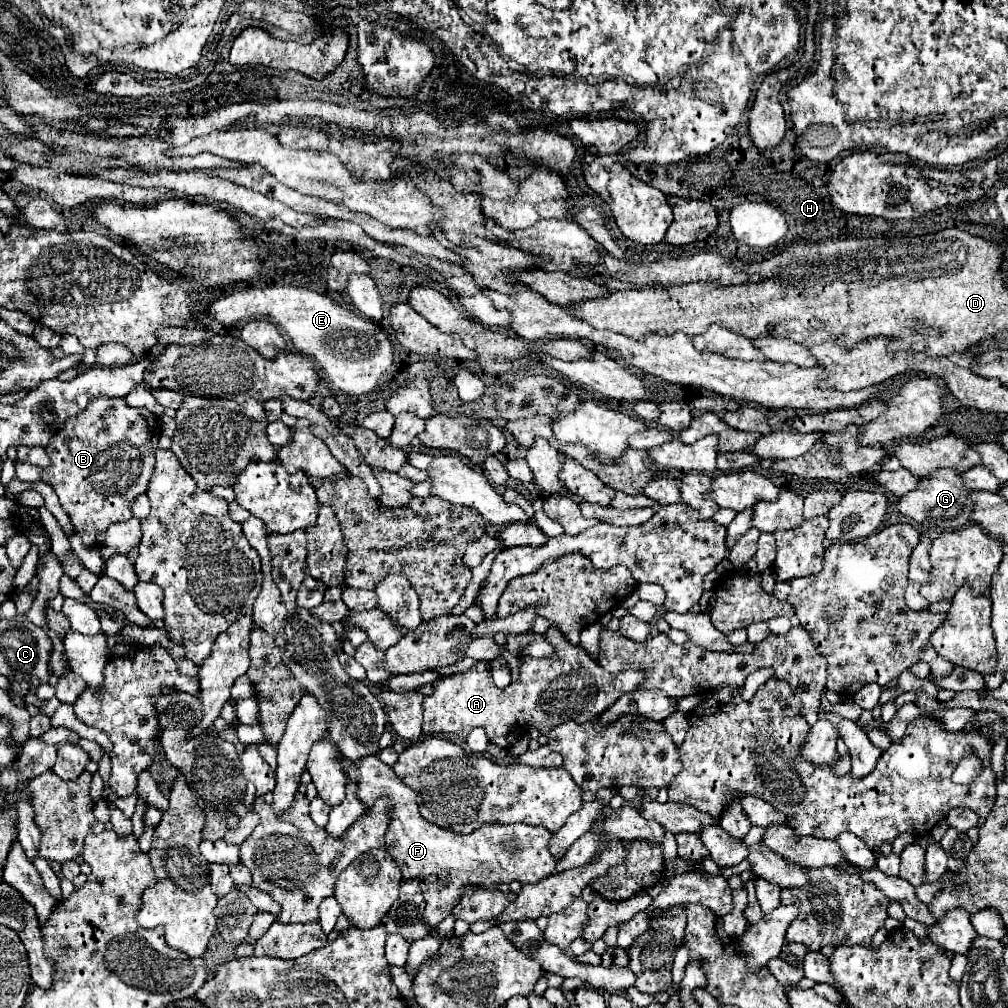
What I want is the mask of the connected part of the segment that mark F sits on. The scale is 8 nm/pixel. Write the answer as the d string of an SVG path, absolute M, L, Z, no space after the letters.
M369 756L357 764L345 762L345 770L349 780L359 784L357 796L363 800L365 808L373 806L379 796L391 798L391 824L385 834L387 850L393 862L399 866L403 878L419 878L421 888L427 900L425 920L431 928L443 922L453 906L459 902L463 888L469 884L481 884L485 888L497 888L499 882L529 882L535 884L553 874L557 866L557 858L549 850L549 838L553 836L543 826L529 824L491 824L481 826L473 834L457 834L453 830L439 828L427 822L419 814L419 806L415 800L415 792L405 786L391 770L391 766L383 764L377 756Z

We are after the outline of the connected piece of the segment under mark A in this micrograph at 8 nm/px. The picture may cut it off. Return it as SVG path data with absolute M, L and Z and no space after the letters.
M547 630L545 638L549 638L549 642L553 642L553 646L557 646L557 650L561 650L561 658L519 658L521 674L519 674L519 680L513 682L513 688L499 690L493 684L485 662L477 662L467 672L451 674L437 680L433 684L435 692L423 700L423 732L433 734L433 736L457 734L459 738L467 738L475 726L483 726L487 732L487 738L495 746L509 748L521 736L521 730L527 732L529 726L535 726L541 734L547 734L553 726L559 726L561 722L567 722L567 720L589 722L589 720L597 718L601 712L605 712L619 696L633 692L635 688L639 688L645 682L645 670L641 670L641 668L627 668L619 674L603 672L597 666L597 662L593 662L593 658L589 658L585 652L579 654L579 646L565 642L565 638L559 630Z

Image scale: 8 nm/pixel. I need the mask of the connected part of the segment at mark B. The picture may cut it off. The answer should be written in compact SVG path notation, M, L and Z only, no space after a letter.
M97 396L51 438L45 448L51 458L47 468L17 462L15 472L21 482L49 484L71 520L74 535L96 548L104 541L107 526L131 518L131 502L147 490L159 434L157 416L149 410L133 408L125 398Z

